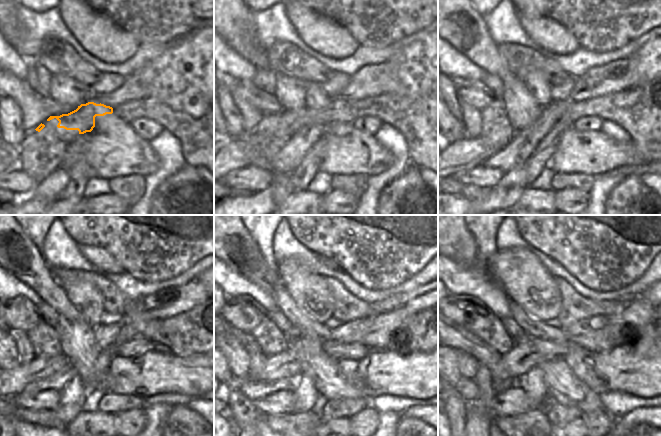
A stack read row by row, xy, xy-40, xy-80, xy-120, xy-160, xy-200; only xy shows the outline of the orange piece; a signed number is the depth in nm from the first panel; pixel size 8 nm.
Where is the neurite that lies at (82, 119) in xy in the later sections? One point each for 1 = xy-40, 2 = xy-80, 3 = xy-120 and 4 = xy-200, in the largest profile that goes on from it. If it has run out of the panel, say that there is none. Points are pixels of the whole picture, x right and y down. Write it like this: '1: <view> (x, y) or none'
1: xy-40 (297, 120)
2: xy-80 (498, 110)
3: xy-120 (43, 333)
4: xy-200 (488, 328)

